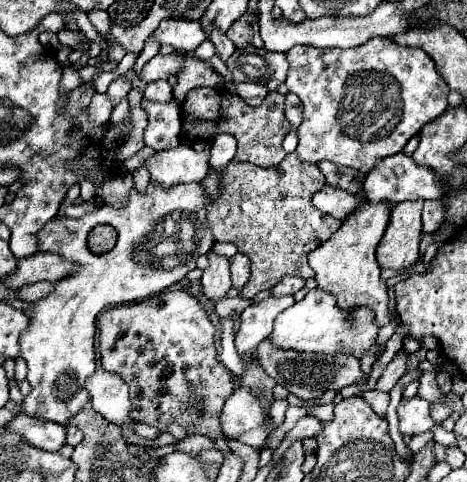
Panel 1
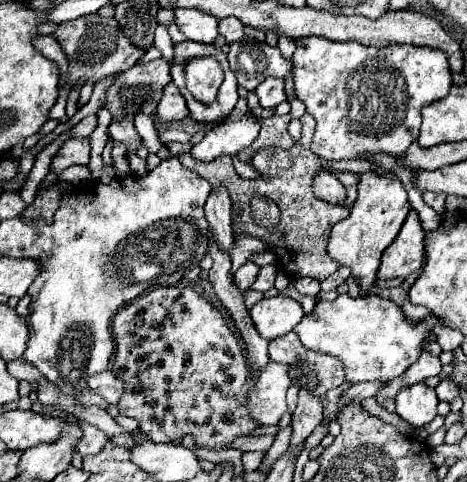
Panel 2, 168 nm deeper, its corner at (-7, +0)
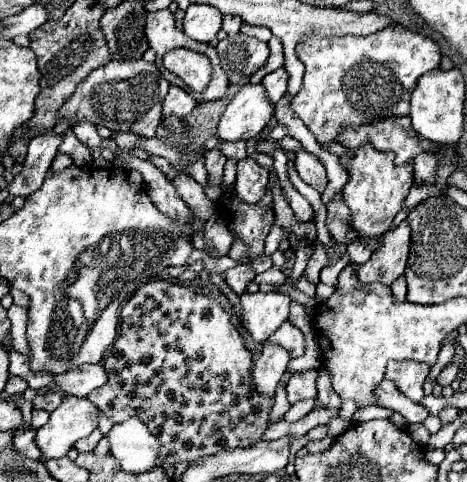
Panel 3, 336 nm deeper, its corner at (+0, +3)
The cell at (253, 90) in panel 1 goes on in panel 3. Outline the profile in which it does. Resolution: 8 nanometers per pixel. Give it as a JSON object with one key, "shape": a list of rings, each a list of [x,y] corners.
{"shape":[[[278,68],[278,70],[270,72],[270,74],[266,74],[262,84],[266,88],[268,100],[276,104],[286,94],[286,88],[288,88],[288,72],[286,72],[286,68]]]}

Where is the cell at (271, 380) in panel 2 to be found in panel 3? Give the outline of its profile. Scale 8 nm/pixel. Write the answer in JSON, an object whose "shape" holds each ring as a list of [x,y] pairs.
{"shape":[[[264,342],[264,350],[252,370],[256,390],[262,396],[274,396],[274,390],[282,380],[282,374],[286,372],[288,360],[290,360],[290,354],[284,348],[280,348],[278,344]]]}

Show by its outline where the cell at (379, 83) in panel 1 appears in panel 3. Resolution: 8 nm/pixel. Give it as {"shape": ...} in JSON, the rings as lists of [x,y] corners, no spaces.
{"shape":[[[392,26],[392,28],[384,28],[376,34],[370,34],[370,36],[342,36],[342,38],[304,38],[300,44],[298,44],[298,58],[304,62],[306,66],[306,72],[304,72],[304,84],[302,84],[302,90],[292,98],[290,102],[290,108],[294,110],[296,116],[302,118],[302,122],[306,124],[306,128],[314,134],[314,138],[320,142],[320,144],[330,144],[336,140],[336,136],[342,132],[344,126],[360,126],[364,122],[376,122],[380,118],[386,118],[386,116],[406,116],[410,112],[410,94],[418,82],[418,78],[430,70],[436,70],[440,68],[440,50],[438,50],[438,44],[422,34],[416,34],[416,32],[410,32],[402,26]]]}

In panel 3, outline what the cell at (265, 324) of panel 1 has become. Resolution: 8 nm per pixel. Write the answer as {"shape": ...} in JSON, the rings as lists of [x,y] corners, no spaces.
{"shape":[[[244,292],[240,306],[242,326],[256,342],[266,342],[288,320],[290,296],[282,292]]]}

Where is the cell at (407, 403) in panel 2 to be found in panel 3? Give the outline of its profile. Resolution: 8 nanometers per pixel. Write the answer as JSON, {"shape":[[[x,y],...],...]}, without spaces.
{"shape":[[[388,362],[388,368],[386,368],[386,378],[392,380],[398,390],[402,394],[406,394],[410,400],[414,402],[420,402],[424,398],[424,392],[422,392],[422,384],[426,380],[426,374],[428,374],[430,366],[428,364],[420,364],[420,362]]]}

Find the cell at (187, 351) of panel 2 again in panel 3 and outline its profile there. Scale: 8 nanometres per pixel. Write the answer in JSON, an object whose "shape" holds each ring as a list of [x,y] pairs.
{"shape":[[[154,280],[136,290],[120,312],[120,324],[116,340],[112,342],[104,360],[108,382],[88,396],[114,424],[124,422],[130,416],[140,418],[150,432],[160,440],[164,448],[164,466],[176,466],[212,456],[224,448],[248,448],[262,440],[264,430],[272,424],[270,410],[274,398],[260,396],[252,388],[250,368],[252,354],[246,350],[244,340],[232,324],[228,312],[216,302],[194,290]]]}

